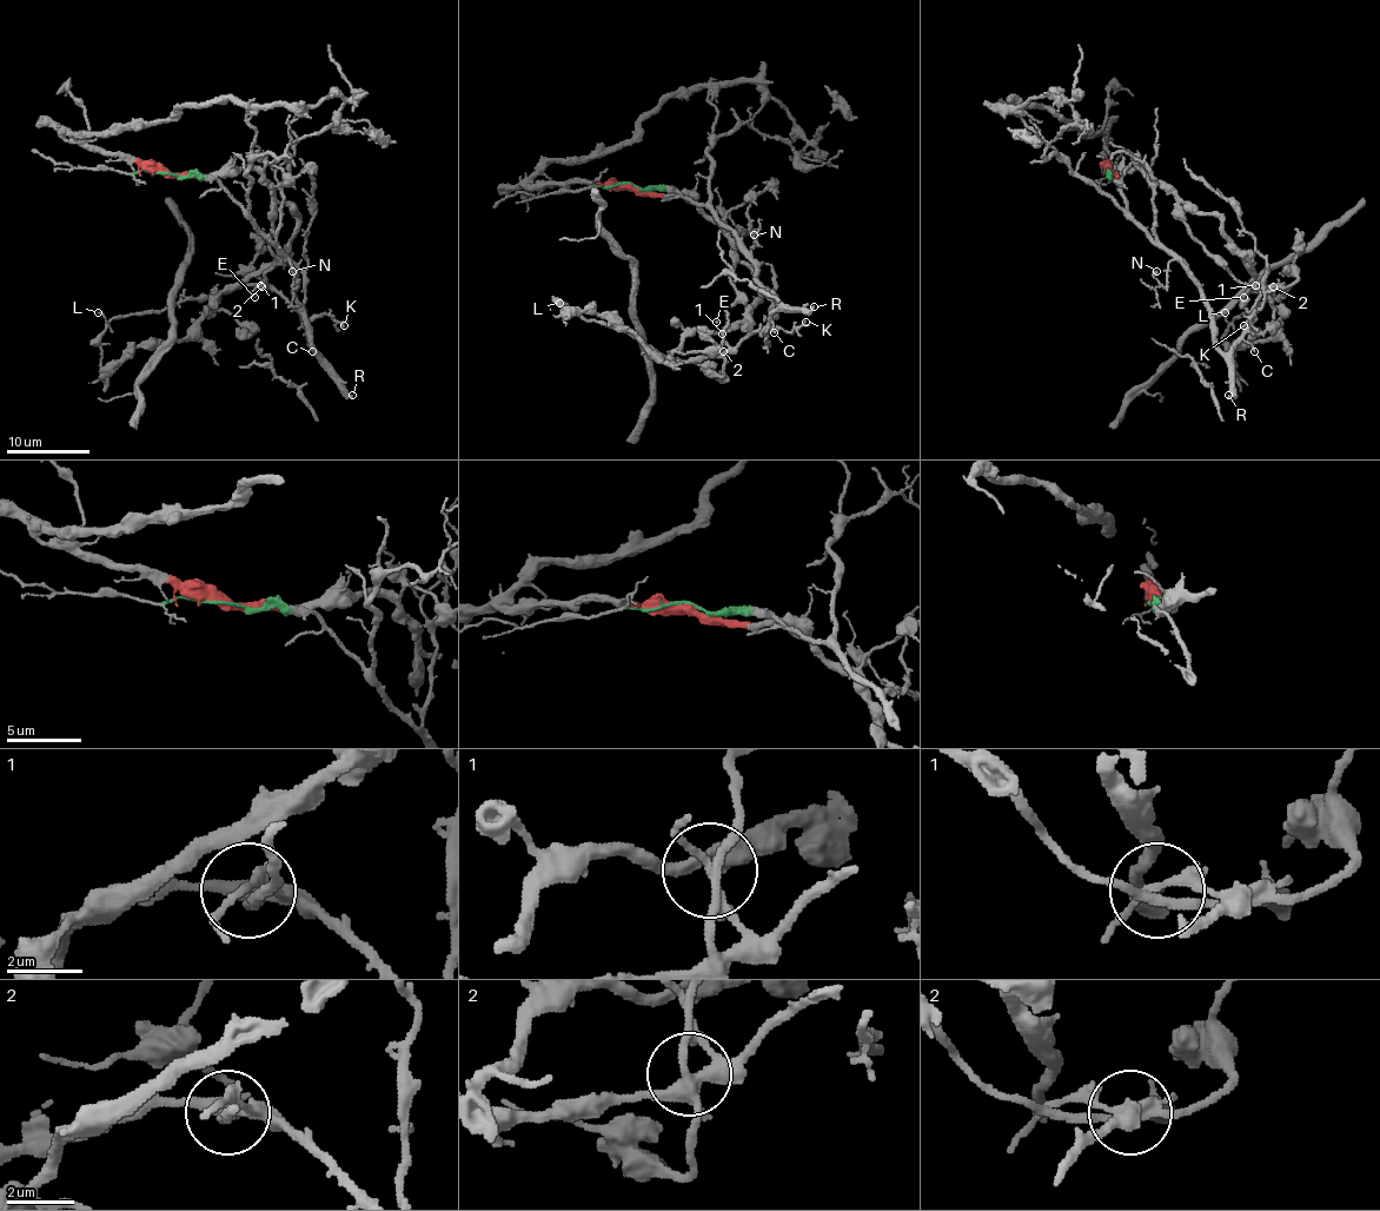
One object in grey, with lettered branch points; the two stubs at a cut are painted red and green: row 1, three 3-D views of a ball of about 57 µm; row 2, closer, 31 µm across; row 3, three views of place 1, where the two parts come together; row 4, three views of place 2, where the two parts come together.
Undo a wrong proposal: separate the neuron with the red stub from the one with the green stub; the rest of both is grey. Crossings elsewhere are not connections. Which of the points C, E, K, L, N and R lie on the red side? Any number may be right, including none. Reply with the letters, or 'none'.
none

